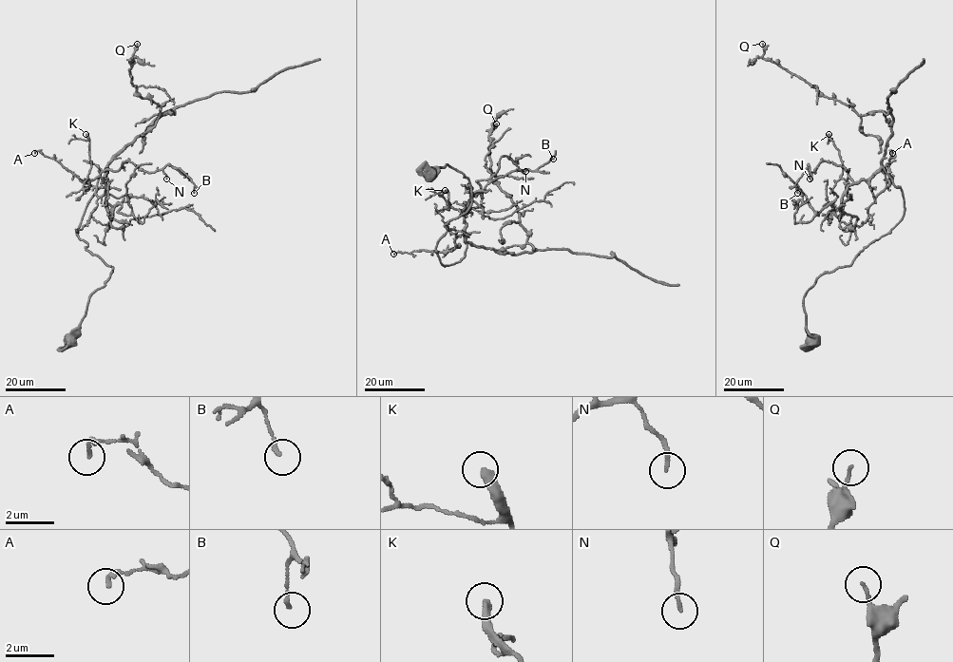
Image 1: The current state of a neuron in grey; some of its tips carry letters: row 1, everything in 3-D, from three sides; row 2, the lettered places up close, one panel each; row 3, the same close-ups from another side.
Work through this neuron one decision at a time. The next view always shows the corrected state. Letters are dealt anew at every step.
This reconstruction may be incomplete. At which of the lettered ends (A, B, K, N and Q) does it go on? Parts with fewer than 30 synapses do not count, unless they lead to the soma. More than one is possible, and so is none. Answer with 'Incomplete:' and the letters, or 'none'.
Incomplete: none

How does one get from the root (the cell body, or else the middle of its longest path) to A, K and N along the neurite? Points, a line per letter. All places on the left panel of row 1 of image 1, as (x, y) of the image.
A: (70, 342), (88, 297), (112, 273), (77, 235), (107, 168), (99, 197), (34, 153)
K: (70, 342), (88, 297), (112, 273), (77, 235), (107, 172), (104, 182), (88, 178), (85, 134)
N: (70, 342), (88, 297), (112, 273), (77, 235), (107, 168), (104, 182), (100, 174), (129, 160), (166, 179)

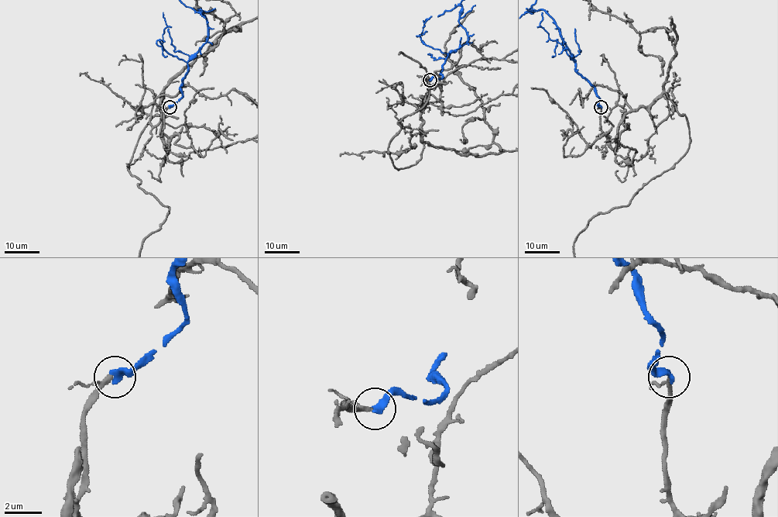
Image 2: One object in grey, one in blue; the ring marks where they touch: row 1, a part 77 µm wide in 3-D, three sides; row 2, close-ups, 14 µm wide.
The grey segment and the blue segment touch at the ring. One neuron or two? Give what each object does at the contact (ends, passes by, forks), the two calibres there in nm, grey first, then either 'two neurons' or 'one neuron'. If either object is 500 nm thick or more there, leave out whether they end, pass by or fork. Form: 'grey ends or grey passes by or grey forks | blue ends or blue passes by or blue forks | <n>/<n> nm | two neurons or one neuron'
grey passes by | blue ends | 160/340 nm | one neuron

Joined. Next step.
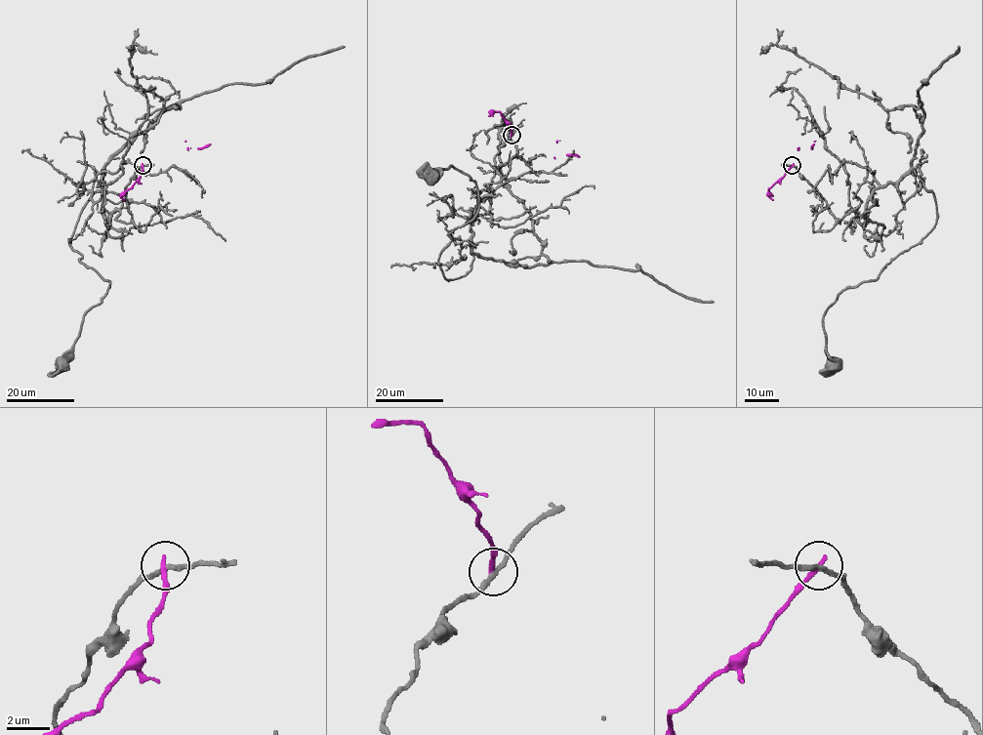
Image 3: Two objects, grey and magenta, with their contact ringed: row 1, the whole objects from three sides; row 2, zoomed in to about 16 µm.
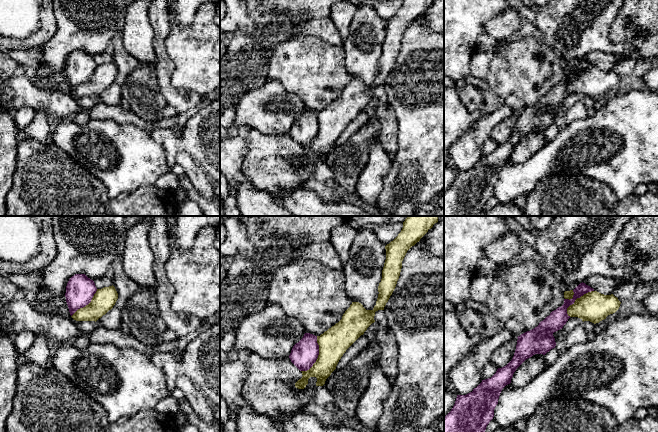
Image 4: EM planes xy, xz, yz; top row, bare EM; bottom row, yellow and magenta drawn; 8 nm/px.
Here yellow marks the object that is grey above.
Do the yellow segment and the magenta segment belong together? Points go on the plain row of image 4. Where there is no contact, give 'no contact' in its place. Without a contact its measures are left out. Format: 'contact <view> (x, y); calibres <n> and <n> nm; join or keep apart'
contact xz (318, 132); calibres 240 and 220 nm; keep apart

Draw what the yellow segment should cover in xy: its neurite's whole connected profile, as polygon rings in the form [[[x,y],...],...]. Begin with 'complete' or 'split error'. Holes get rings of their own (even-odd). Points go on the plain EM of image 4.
complete; [[[109,62],[97,65],[91,78],[78,85],[71,93],[76,97],[97,97],[113,84],[118,75],[115,63]]]

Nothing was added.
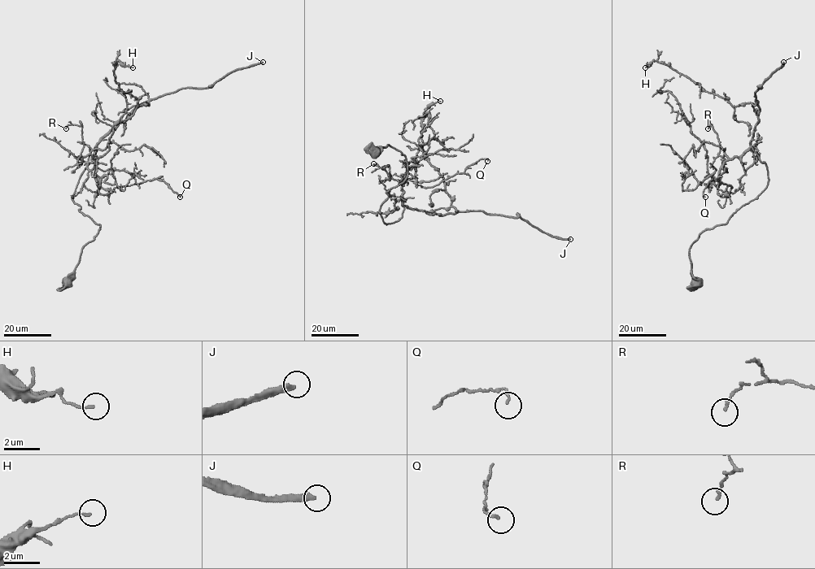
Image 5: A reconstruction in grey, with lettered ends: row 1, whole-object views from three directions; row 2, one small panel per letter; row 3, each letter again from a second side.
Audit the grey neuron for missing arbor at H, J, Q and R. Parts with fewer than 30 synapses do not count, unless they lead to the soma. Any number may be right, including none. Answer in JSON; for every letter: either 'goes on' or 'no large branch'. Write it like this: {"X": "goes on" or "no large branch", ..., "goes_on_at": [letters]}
{"H": "no large branch", "J": "goes on", "Q": "no large branch", "R": "no large branch", "goes_on_at": ["J"]}

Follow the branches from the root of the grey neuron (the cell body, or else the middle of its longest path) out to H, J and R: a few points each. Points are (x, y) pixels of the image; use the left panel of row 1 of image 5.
H: (67, 284), (100, 229), (72, 200), (80, 175), (97, 144), (148, 105), (115, 81), (117, 61), (132, 67)
J: (67, 284), (100, 229), (72, 200), (97, 144), (150, 100), (211, 87), (263, 62)
R: (67, 284), (81, 249), (100, 225), (72, 200), (96, 147), (94, 158), (82, 156), (82, 127), (66, 128)

